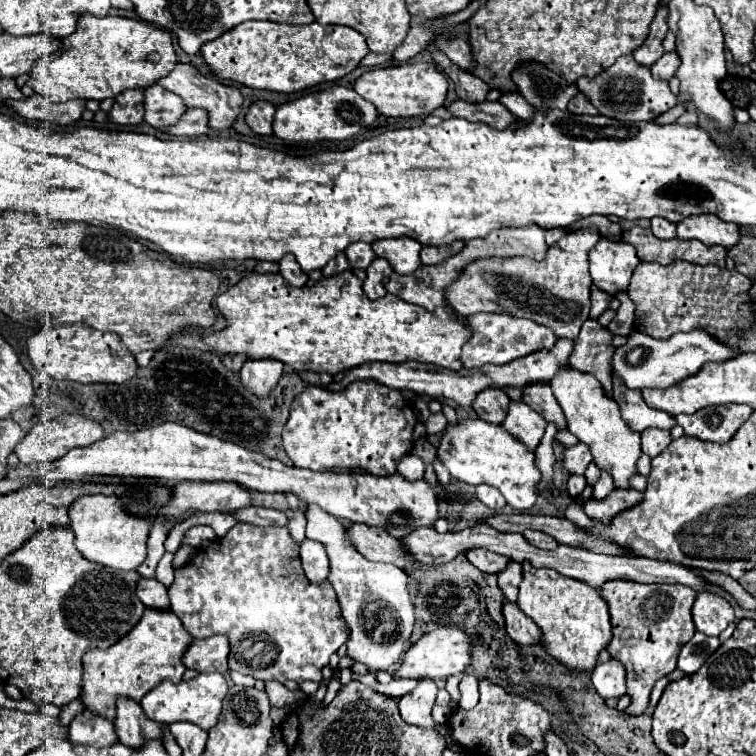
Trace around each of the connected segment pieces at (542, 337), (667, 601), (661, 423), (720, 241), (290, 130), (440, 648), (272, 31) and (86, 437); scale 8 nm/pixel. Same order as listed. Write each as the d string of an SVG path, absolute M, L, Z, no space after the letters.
M474 314L468 316L466 322L474 330L472 338L466 342L462 350L462 362L466 368L478 368L484 364L508 364L516 358L528 356L538 350L552 350L552 346L558 340L558 336L550 328L508 314Z
M616 578L600 586L602 598L610 606L612 640L608 652L626 668L630 706L624 710L628 716L642 716L650 702L654 682L676 668L676 658L682 646L694 636L692 604L696 592L682 584L640 584L626 578Z
M614 382L614 400L618 402L624 420L630 424L632 430L646 430L646 428L674 428L676 420L674 416L662 412L662 410L650 410L642 398L640 390L628 390L622 386L622 382Z
M702 214L694 218L686 218L686 222L678 224L680 240L700 240L706 246L722 246L730 250L740 242L740 226L726 224L712 214Z
M332 86L328 90L320 90L308 94L304 98L282 104L274 116L274 136L288 142L318 142L318 140L350 140L362 128L368 128L378 118L378 110L358 98L358 94L344 86Z
M434 628L432 632L424 634L416 644L412 644L406 654L404 660L398 668L398 672L394 672L392 678L414 678L414 680L422 680L422 678L430 678L430 680L438 680L438 678L448 678L454 674L462 674L464 666L468 666L472 662L472 644L476 642L476 638L470 638L468 634L464 634L458 628Z
M254 20L242 22L242 26L228 30L226 34L222 34L222 38L208 42L200 50L204 62L220 80L232 80L254 90L272 90L272 92L284 92L284 94L294 94L294 92L318 86L322 82L340 80L342 76L358 68L360 60L368 52L370 50L368 50L366 38L358 34L356 30L350 30L348 26L322 26L318 22L306 24L306 26L292 26L292 24L254 22Z
M62 414L50 422L40 422L34 428L30 428L30 432L24 436L24 440L16 444L14 454L26 466L44 466L44 464L50 464L50 462L62 458L72 448L84 448L102 438L104 438L104 430L100 428L98 422L94 422L86 416L80 416L80 414Z

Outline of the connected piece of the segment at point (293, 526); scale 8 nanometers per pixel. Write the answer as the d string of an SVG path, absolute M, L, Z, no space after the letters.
M290 514L290 534L300 544L304 540L304 528L306 528L306 516L304 514Z

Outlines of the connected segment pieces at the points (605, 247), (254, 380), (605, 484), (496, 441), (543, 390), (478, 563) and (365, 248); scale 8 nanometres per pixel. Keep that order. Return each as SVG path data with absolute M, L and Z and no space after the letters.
M600 238L594 250L588 254L590 274L594 284L600 290L606 290L610 296L626 292L634 268L640 264L634 246L618 240Z
M266 358L266 360L248 360L240 368L242 384L248 390L252 390L256 396L266 396L266 394L270 394L270 390L280 380L282 368L284 368L284 364L278 362L278 360L272 360L272 358Z
M602 474L600 480L596 482L594 490L592 490L592 498L594 500L604 500L612 490L614 490L614 486L610 486L610 478L606 478L606 474Z
M480 418L448 426L438 448L438 458L456 480L472 486L478 486L480 482L498 488L512 508L532 508L536 504L542 474L536 466L534 450L518 442L518 438L502 430L502 426L484 422Z
M542 382L528 384L524 390L524 402L532 406L540 416L544 416L546 422L556 424L558 430L566 430L566 418L548 384L542 384Z
M470 550L466 552L466 558L482 572L486 574L498 574L500 570L506 568L506 564L510 562L510 558L506 556L500 556L500 554L494 554L490 550Z
M354 242L354 244L350 244L346 248L346 256L352 262L352 268L362 268L362 270L366 270L370 266L370 262L376 258L374 250L366 242Z

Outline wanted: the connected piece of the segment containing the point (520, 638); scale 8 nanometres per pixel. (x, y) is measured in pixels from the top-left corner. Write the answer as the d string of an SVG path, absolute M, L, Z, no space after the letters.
M504 598L502 604L502 616L504 616L504 626L506 626L506 634L516 642L516 644L538 644L540 642L540 630L538 626L526 616L522 614L522 610Z

